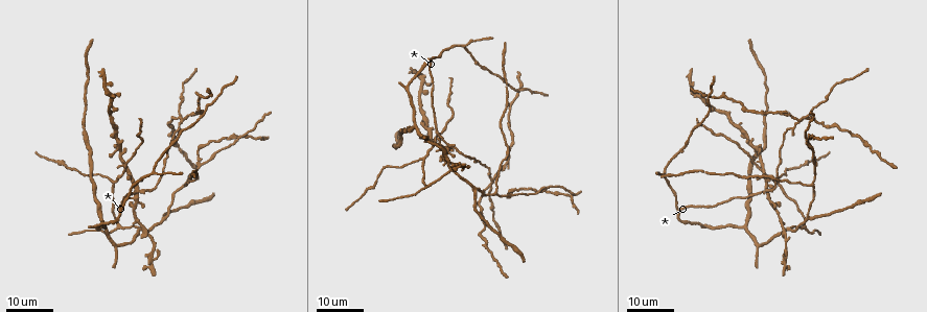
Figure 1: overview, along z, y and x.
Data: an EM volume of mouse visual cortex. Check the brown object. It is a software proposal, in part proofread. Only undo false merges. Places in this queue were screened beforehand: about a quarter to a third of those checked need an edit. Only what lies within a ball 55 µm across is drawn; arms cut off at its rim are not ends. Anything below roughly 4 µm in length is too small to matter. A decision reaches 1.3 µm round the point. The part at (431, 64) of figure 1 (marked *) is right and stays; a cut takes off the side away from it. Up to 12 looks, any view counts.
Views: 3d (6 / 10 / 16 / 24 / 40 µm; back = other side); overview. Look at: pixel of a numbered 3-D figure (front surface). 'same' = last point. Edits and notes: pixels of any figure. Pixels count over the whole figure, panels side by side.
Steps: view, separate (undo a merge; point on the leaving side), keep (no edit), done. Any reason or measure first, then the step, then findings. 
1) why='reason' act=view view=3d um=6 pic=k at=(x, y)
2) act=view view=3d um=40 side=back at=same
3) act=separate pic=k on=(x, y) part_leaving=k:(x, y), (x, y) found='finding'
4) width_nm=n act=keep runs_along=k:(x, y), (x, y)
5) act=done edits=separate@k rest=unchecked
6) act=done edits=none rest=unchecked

why='thick turns thin' act=view view=3d um=16 pic=1 at=(723, 138)

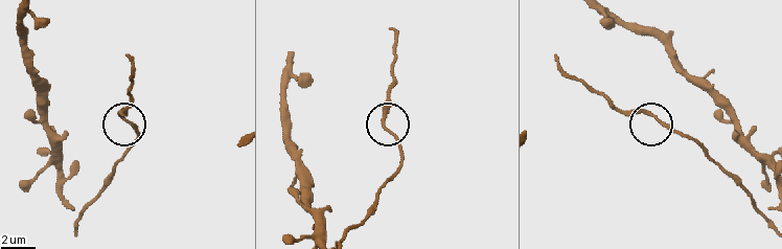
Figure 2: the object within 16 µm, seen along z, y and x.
act=view view=3d um=6 pic=2 at=(654, 115)

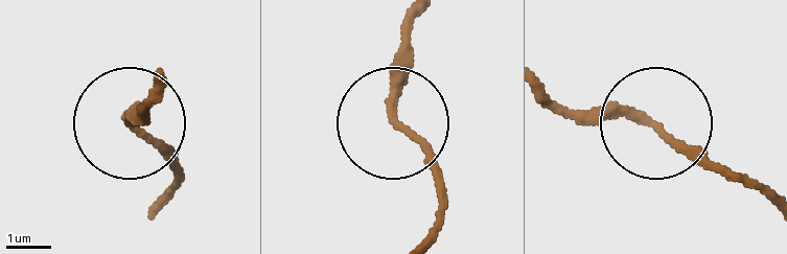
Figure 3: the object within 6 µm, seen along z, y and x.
act=keep runs_along=3:(429, 232), (436, 176), (387, 108), (410, 10) found='all the same neuron'

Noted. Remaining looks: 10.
act=view view=3d um=24 pic=1 at=(125, 169)

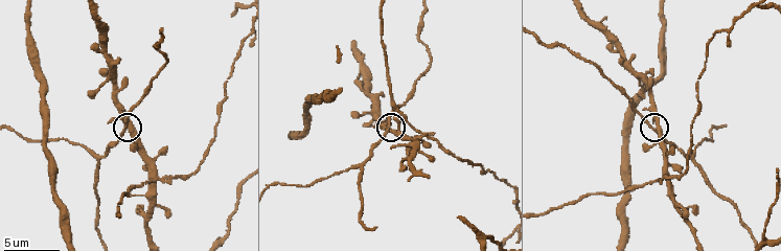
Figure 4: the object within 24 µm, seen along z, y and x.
why='closer look' act=view view=3d um=6 pic=4 at=(123, 130)

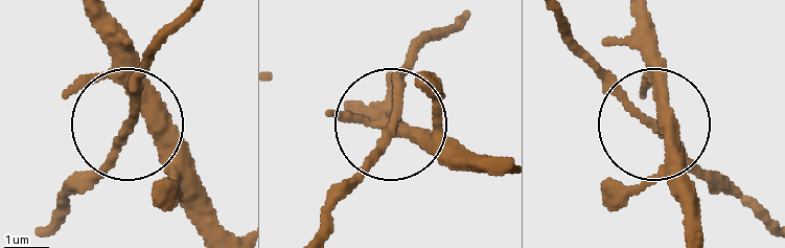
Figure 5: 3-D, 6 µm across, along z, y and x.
act=keep runs_along=5:(224, 230), (202, 185), (127, 126), (127, 31) found='all the same neuron'

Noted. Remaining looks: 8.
why='four arms meet' act=view view=3d um=10 pic=4 at=(159, 176)

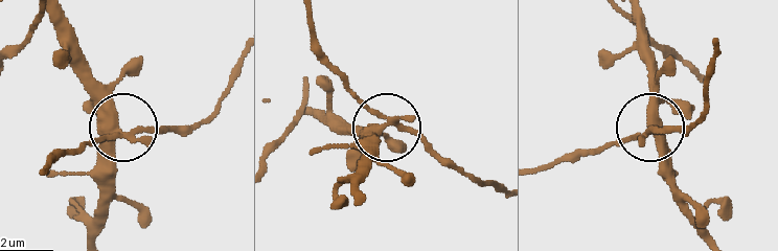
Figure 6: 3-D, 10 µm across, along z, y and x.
why='from behind' act=view view=3d um=10 side=back pic=6 at=(118, 128)

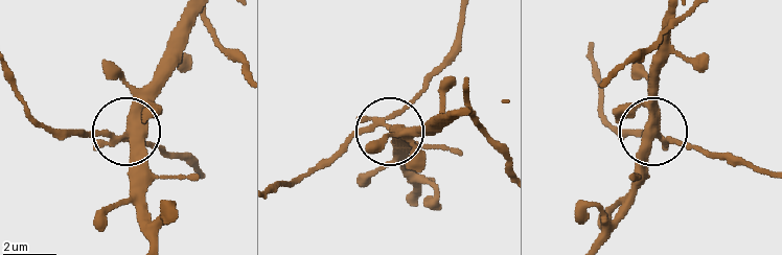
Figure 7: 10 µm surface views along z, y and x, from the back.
width_nm=370 act=keep runs_along=7:(203, 171), (127, 131), (56, 131) found='continuous, no second neuron'

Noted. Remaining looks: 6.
why='thin neck' act=view view=3d um=24 pic=1 at=(814, 191)

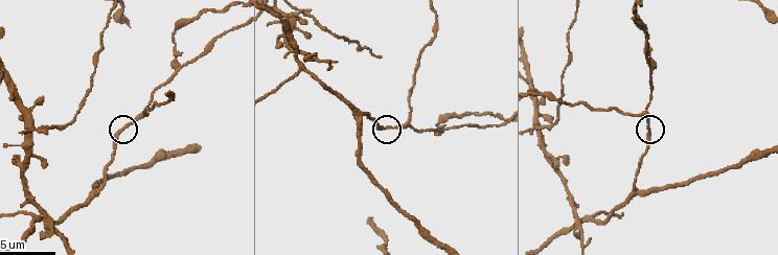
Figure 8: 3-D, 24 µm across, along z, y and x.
act=view view=3d um=10 pic=8 at=(648, 125)

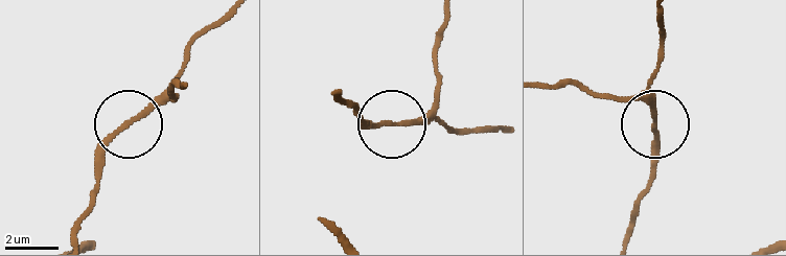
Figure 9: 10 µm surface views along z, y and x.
width_nm=170 act=keep runs_along=9:(628, 233), (653, 166), (653, 74) found='continuous, no second neuron'

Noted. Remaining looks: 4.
why='three-way junction' act=view view=3d um=6 pic=4 at=(693, 158)

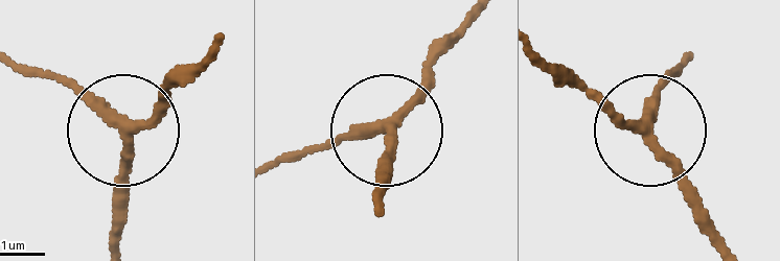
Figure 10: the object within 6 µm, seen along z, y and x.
side_arm_um=24 act=keep runs_along=10:(213, 52), (134, 127), (112, 127), (48, 71) found='one neuron here'

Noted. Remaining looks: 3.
why='a fork' act=view view=3d um=6 pic=8 at=(641, 193)

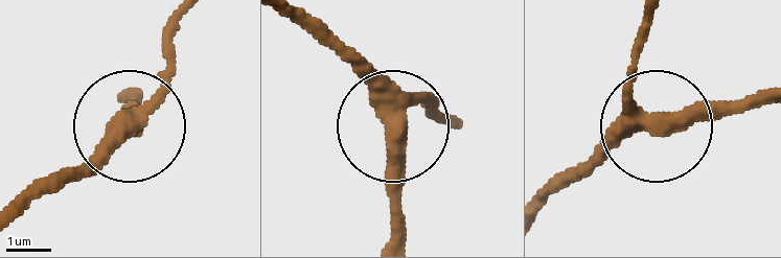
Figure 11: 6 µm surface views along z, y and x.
why='other side' act=view view=3d um=6 side=back pic=11 at=(133, 120)

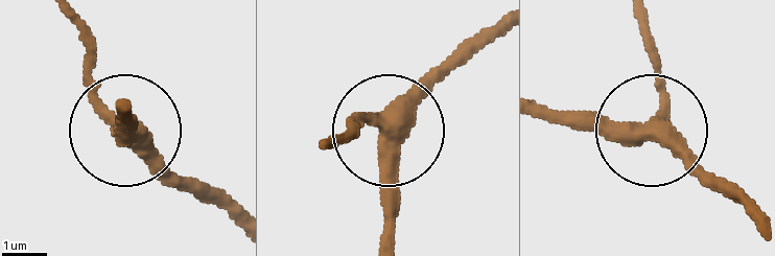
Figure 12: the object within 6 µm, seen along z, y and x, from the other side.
width_nm=380 act=keep runs_along=12:(495, 26), (388, 128), (383, 239) found='continuous, no second neuron'

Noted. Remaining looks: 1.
act=done edits=none rest=unchecked

